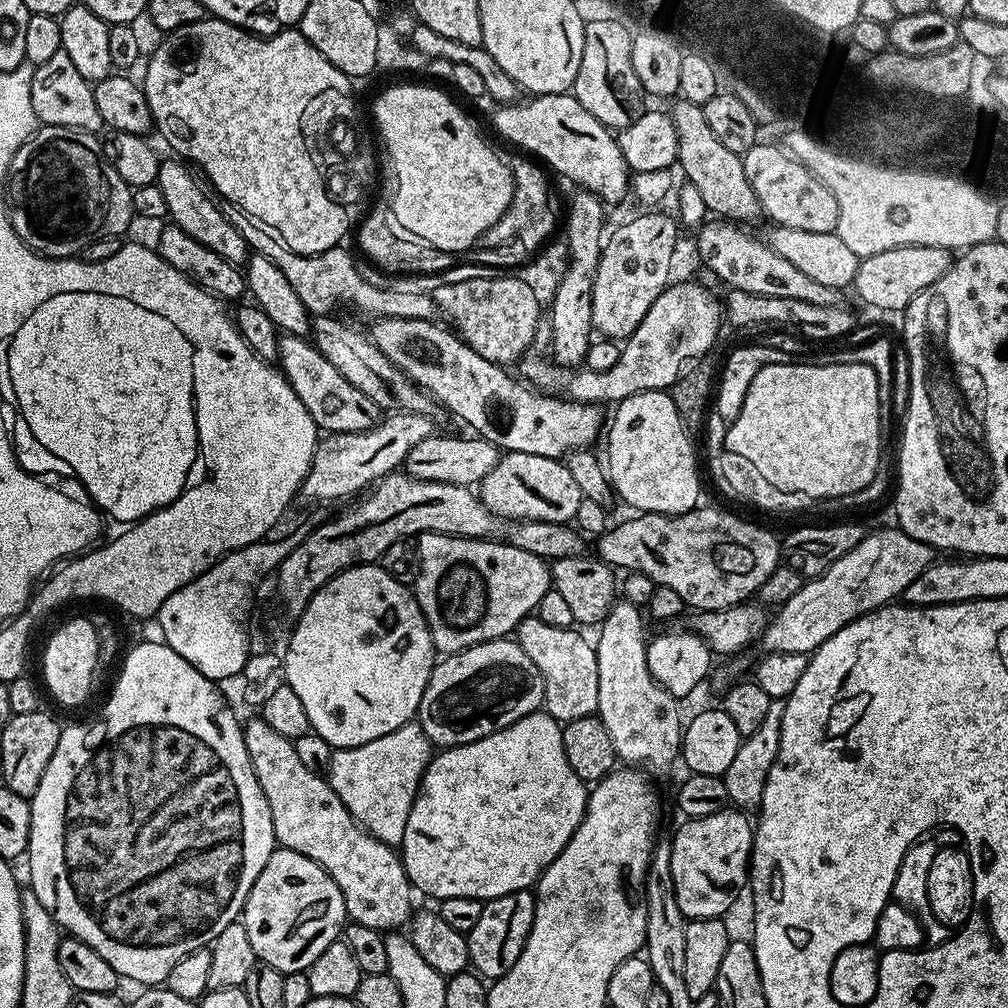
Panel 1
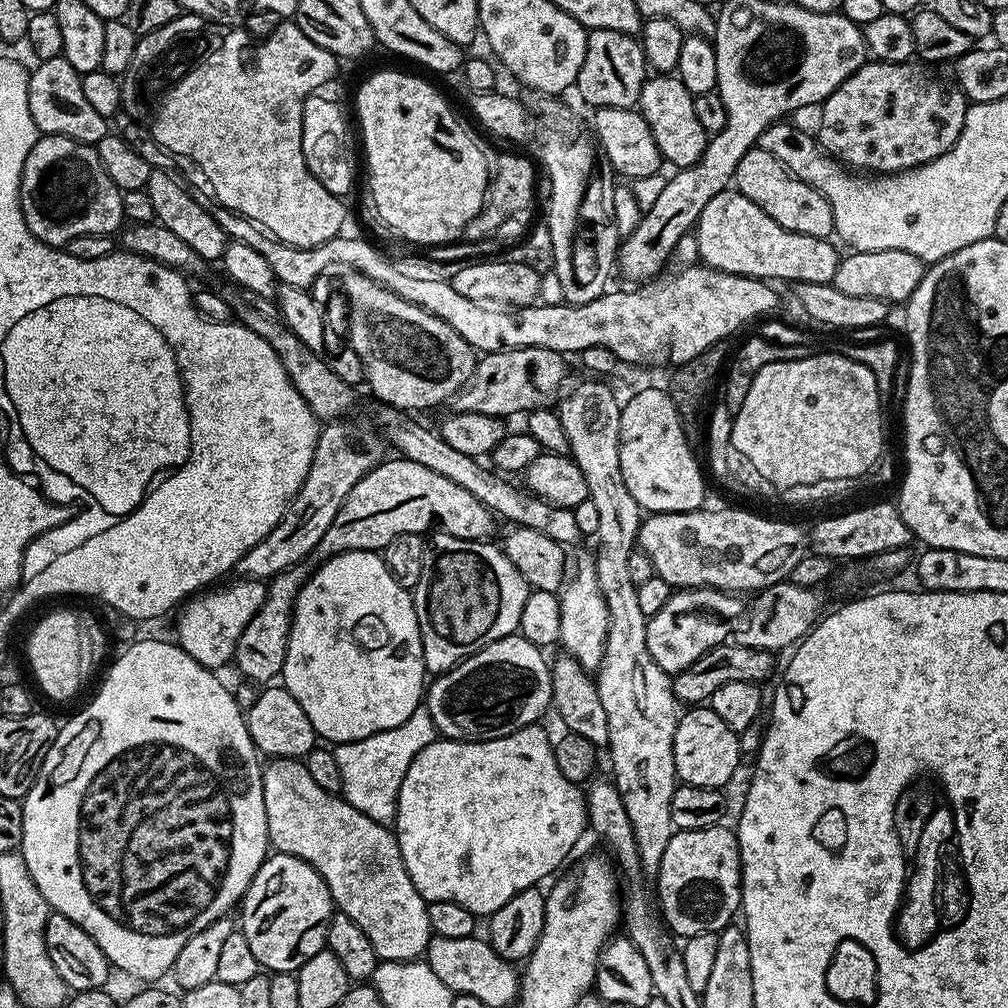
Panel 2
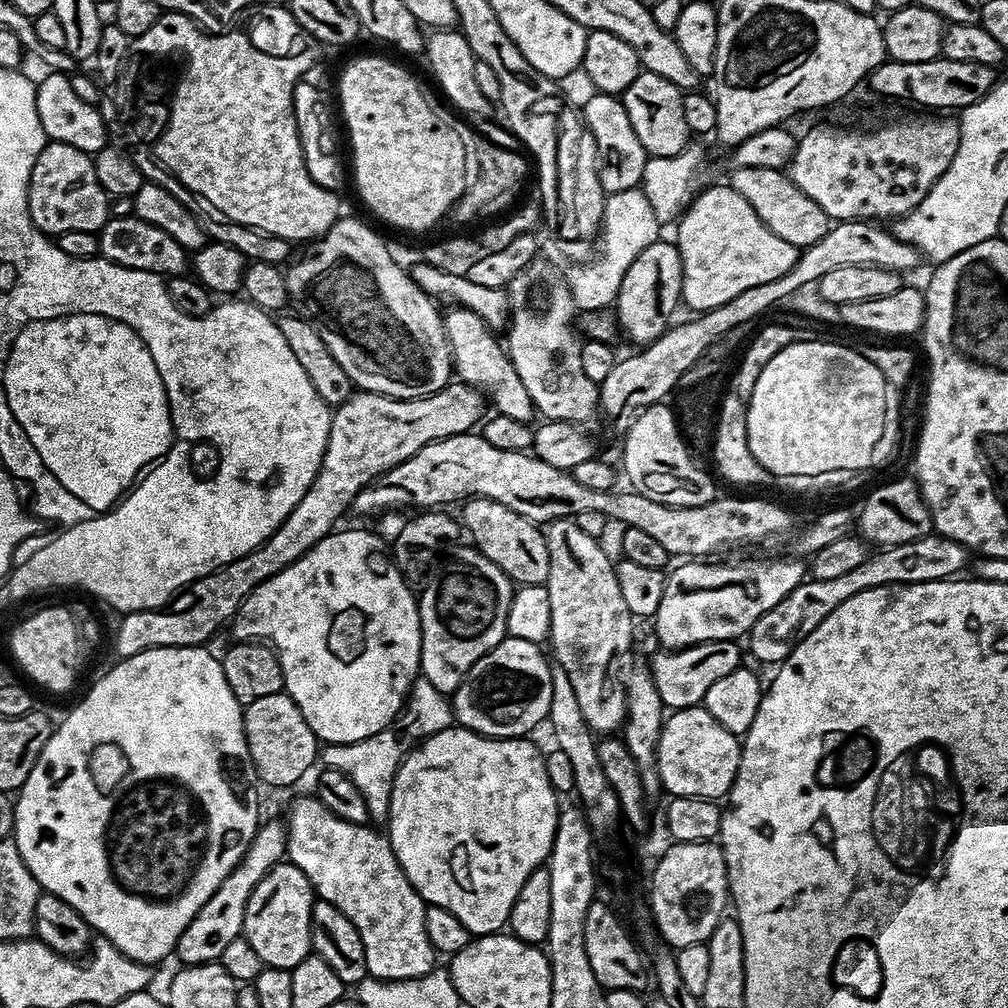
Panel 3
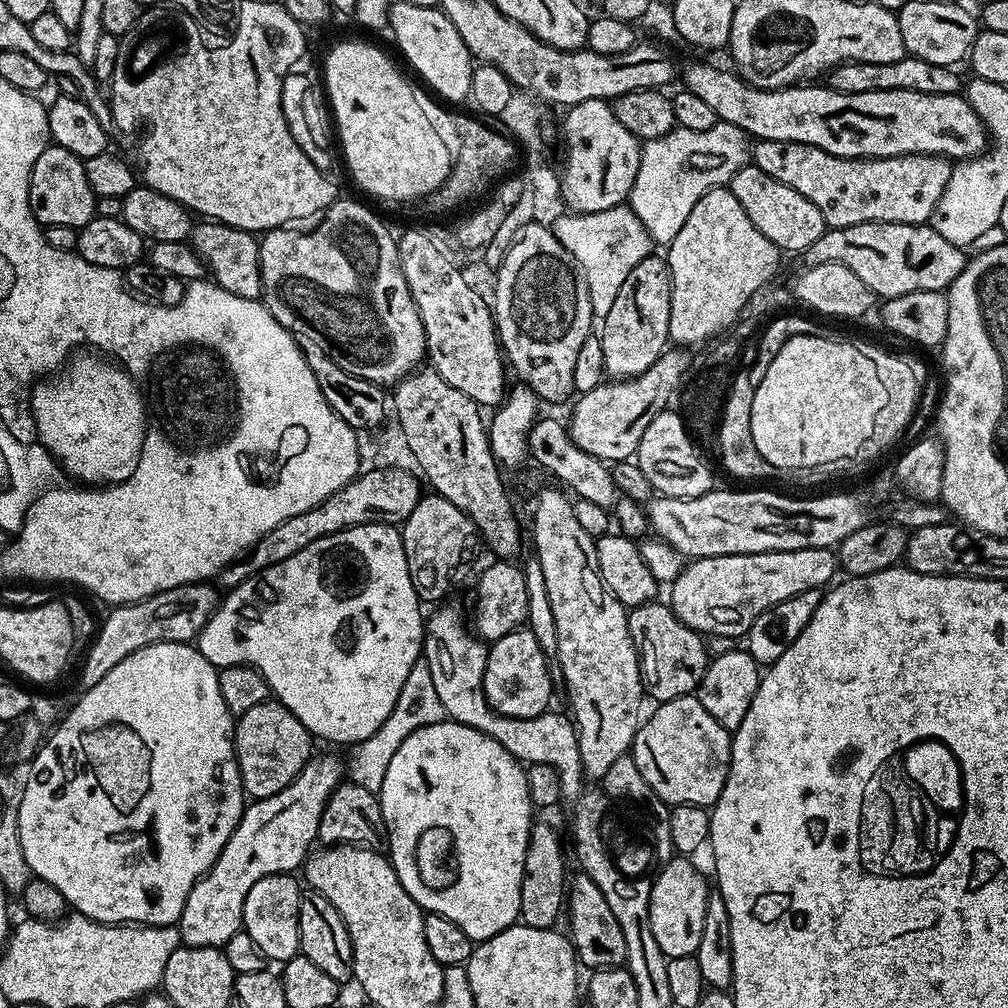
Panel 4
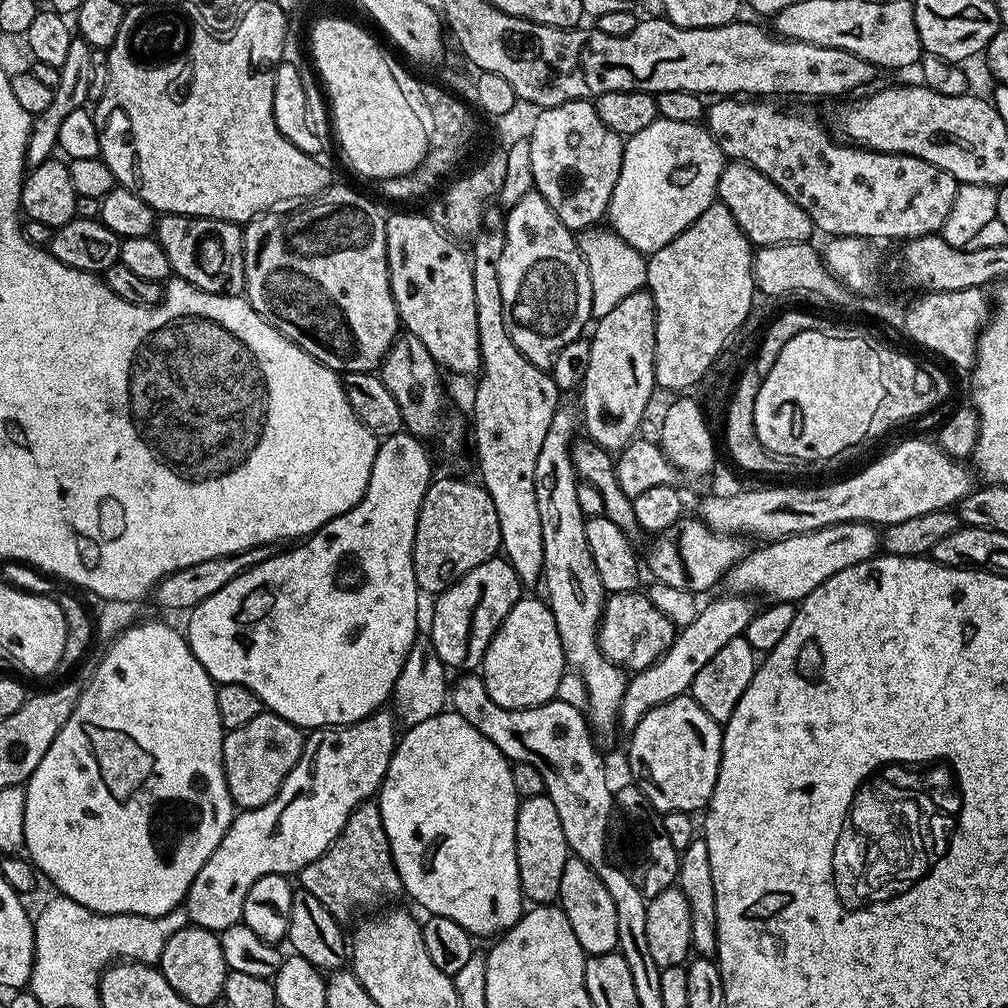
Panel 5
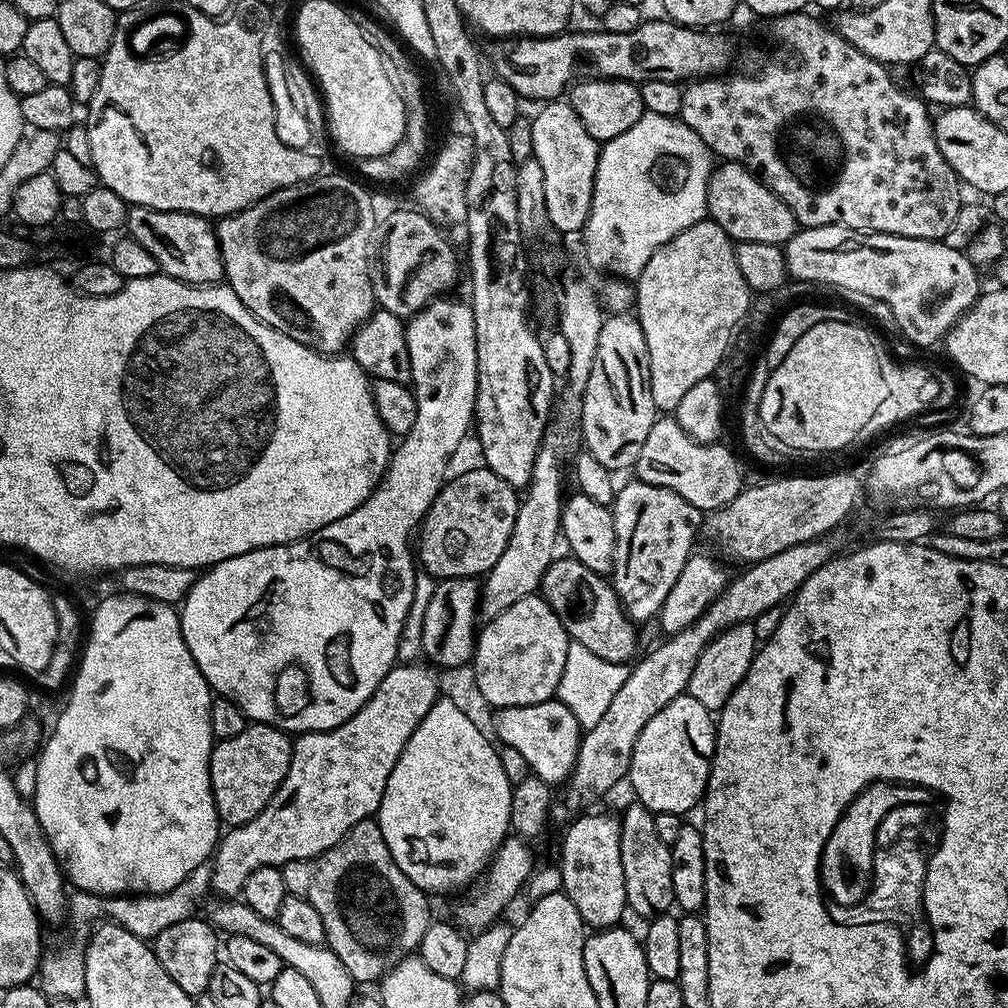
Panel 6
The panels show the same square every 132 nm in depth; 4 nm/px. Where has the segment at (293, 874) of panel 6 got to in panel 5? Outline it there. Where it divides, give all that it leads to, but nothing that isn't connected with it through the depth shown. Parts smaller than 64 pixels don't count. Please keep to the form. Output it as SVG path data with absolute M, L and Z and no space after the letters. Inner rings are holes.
M365 802L350 814L340 837L322 855L301 868L298 873L299 887L314 894L334 914L334 918L347 922L355 912L368 914L380 899L392 900L401 895L402 885L392 860L390 842L382 826L379 803Z

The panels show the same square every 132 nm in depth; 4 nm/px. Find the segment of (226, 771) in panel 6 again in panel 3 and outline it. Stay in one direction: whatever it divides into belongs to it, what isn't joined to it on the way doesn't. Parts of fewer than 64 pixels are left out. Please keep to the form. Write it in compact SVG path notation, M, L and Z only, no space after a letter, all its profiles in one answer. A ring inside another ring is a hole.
M285 691L258 698L244 708L244 733L256 779L261 785L288 788L298 783L311 770L312 763L318 760L318 741L314 730L310 730L306 718L302 718L302 710L298 710Z

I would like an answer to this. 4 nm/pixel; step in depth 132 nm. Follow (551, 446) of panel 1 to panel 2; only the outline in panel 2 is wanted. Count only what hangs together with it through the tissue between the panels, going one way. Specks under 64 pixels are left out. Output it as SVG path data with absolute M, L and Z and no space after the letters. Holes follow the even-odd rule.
M349 271L344 280L344 296L348 299L347 343L358 354L364 367L366 384L372 387L381 405L412 410L408 408L432 408L435 404L451 401L457 390L468 381L476 369L477 353L442 318L398 298L381 284L374 283L360 272Z

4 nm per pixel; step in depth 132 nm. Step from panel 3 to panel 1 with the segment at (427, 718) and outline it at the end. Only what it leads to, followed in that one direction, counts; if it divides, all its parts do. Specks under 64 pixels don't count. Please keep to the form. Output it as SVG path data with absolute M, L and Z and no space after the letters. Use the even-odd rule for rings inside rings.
M409 722L398 726L398 730L390 730L390 734L382 734L382 738L374 738L374 742L366 742L357 748L337 748L332 754L332 763L328 766L326 779L331 784L334 794L342 798L342 806L350 810L361 828L370 833L375 840L393 846L403 845L406 834L406 818L410 818L410 806L420 789L420 779L434 755L434 745L422 730L419 722Z

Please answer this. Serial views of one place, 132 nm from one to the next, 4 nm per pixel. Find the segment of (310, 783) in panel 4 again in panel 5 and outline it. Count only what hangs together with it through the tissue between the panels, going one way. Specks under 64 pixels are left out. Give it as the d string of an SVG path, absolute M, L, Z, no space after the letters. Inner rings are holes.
M377 710L371 712L366 718L362 718L353 724L337 724L326 728L313 728L307 733L304 741L304 749L298 758L298 762L294 766L294 770L290 770L288 777L282 782L282 786L278 790L278 794L270 802L266 802L266 806L261 808L249 808L241 811L239 815L233 819L231 826L226 830L226 834L222 838L222 842L214 850L214 854L210 854L210 858L202 866L202 870L198 870L198 874L194 878L194 882L190 886L186 897L186 907L188 910L188 919L195 927L205 928L214 933L225 932L230 926L241 923L244 914L244 903L246 902L246 894L250 894L250 886L254 886L254 882L258 882L258 878L269 876L270 874L278 874L279 876L288 876L289 874L299 873L301 868L306 867L310 862L317 860L324 851L340 837L340 832L346 826L346 822L350 818L350 814L358 805L371 801L373 797L379 793L380 784L384 781L386 770L390 766L390 758L392 751L396 748L398 739L398 720L391 711Z

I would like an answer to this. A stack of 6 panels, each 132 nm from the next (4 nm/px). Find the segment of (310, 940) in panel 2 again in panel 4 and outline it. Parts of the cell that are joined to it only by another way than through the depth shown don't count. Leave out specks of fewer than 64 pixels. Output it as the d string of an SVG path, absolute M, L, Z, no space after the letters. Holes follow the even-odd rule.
M277 874L267 876L254 886L250 886L250 894L246 894L246 906L244 907L243 931L254 938L258 950L269 960L287 962L297 955L300 950L300 935L298 934L298 902L302 884L292 874Z

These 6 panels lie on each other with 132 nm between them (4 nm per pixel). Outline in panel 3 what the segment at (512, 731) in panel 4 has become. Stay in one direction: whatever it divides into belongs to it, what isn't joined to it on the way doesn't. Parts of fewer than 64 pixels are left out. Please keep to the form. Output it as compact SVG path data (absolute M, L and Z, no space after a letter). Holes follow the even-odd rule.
M474 546L468 548L456 548L452 556L444 560L440 569L435 569L434 575L423 585L418 596L420 605L420 670L423 676L438 686L438 690L445 694L451 694L464 680L464 675L482 658L491 648L503 642L507 633L506 618L514 585L490 558L486 558Z

